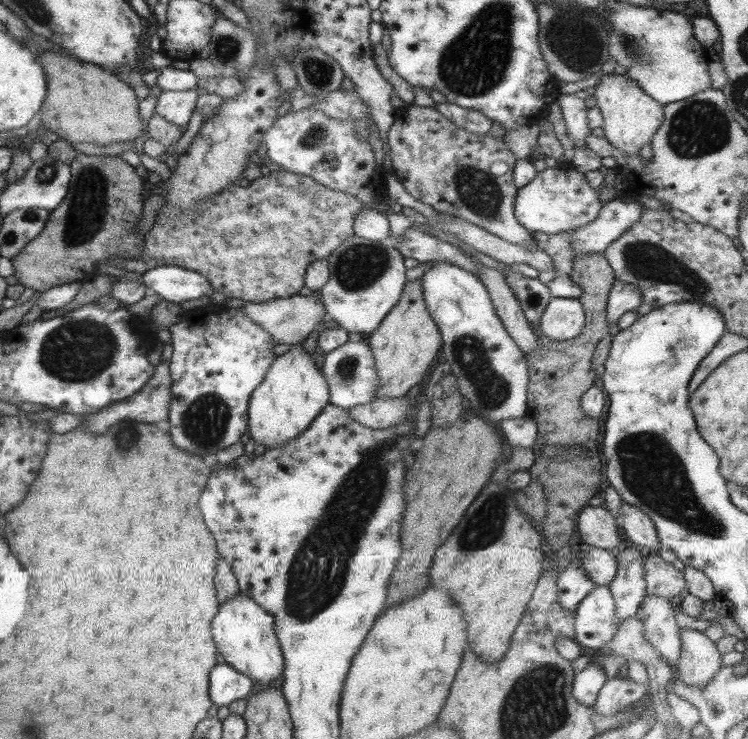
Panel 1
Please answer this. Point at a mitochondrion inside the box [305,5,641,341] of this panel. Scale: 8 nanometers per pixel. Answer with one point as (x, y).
(576, 44)

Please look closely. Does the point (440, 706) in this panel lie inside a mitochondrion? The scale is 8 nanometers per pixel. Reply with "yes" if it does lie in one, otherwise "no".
no

